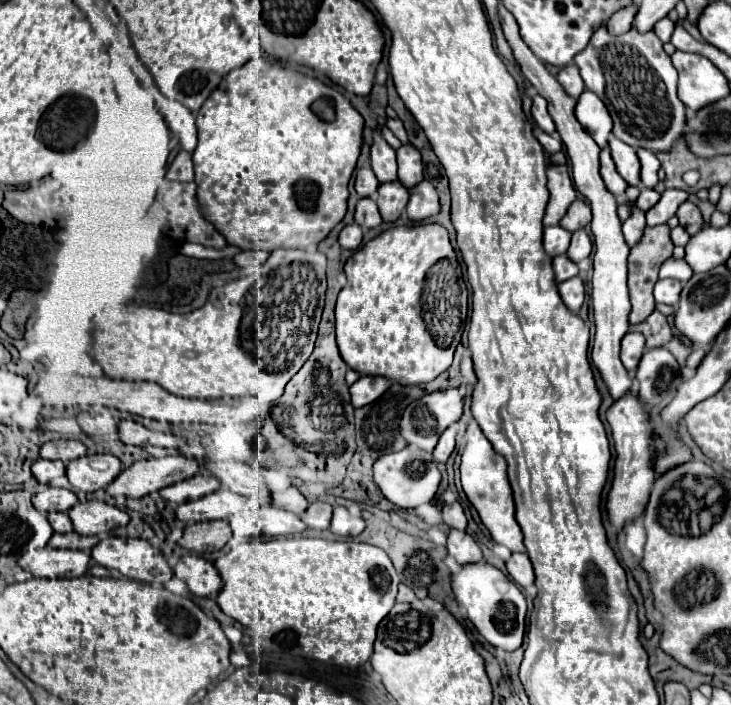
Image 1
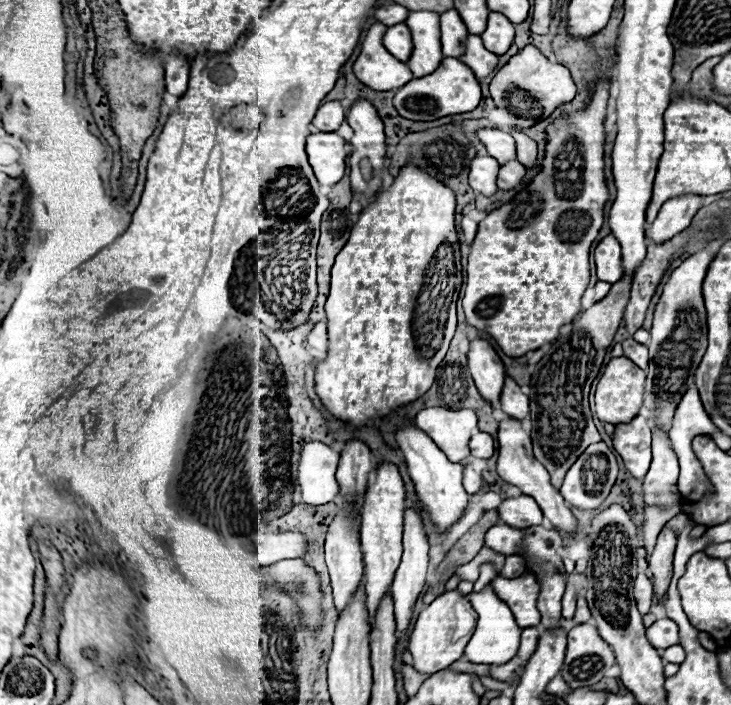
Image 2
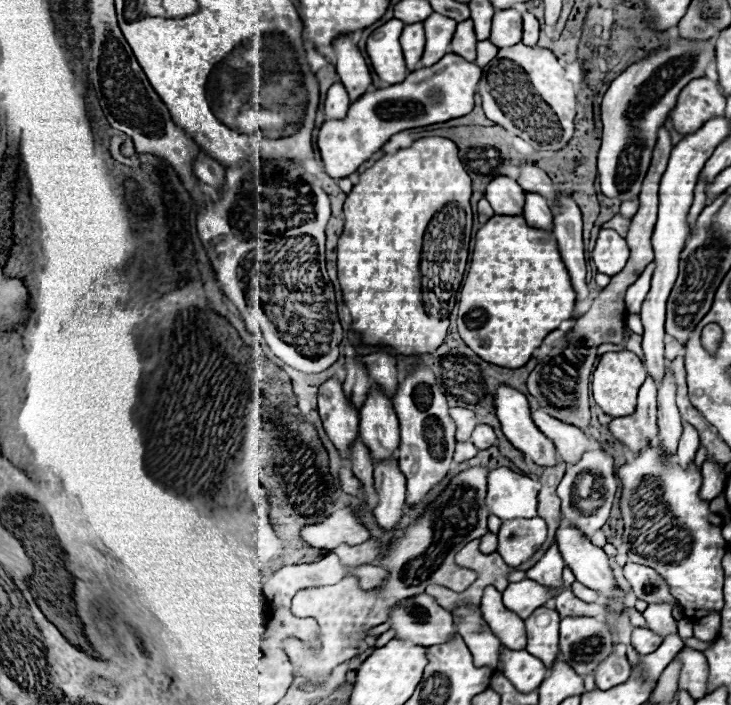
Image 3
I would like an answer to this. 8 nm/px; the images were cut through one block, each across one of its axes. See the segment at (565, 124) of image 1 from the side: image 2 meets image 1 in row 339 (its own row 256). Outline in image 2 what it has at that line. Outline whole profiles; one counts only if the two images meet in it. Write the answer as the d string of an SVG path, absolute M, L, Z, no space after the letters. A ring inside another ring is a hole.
M608 234L606 238L600 240L600 244L596 246L596 252L594 252L594 260L596 260L596 270L598 270L598 280L610 282L610 284L622 280L622 276L624 276L622 246L612 234Z

